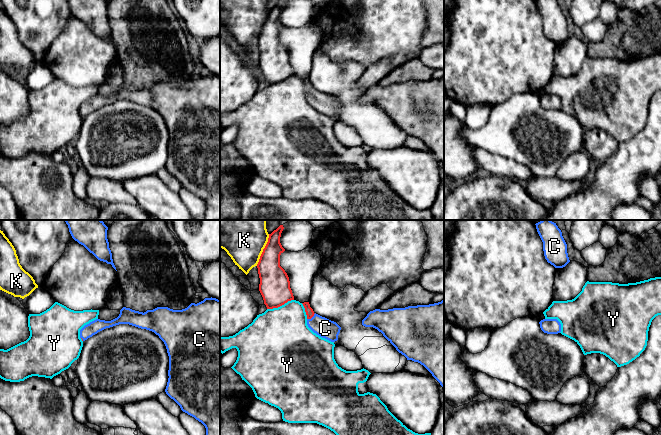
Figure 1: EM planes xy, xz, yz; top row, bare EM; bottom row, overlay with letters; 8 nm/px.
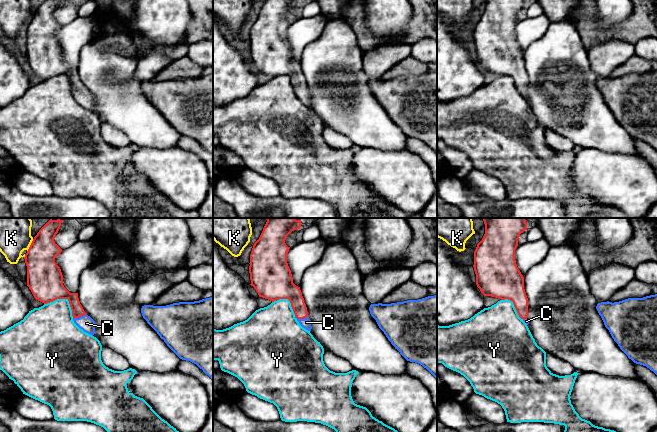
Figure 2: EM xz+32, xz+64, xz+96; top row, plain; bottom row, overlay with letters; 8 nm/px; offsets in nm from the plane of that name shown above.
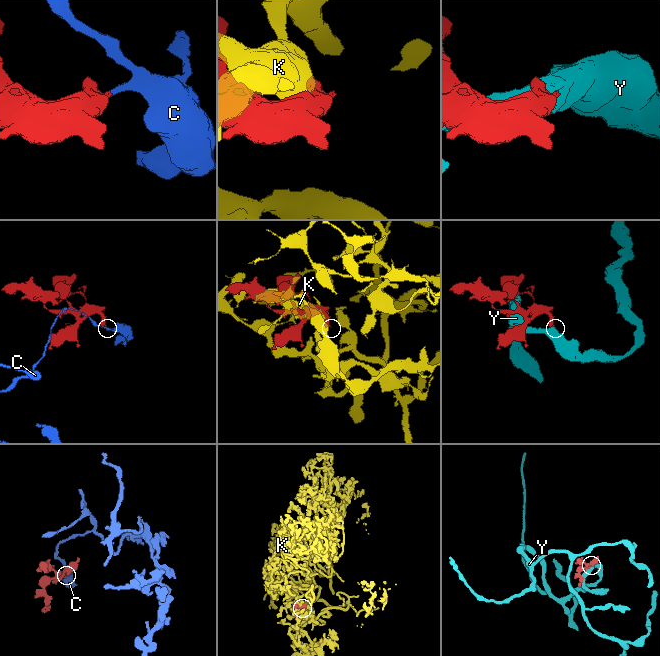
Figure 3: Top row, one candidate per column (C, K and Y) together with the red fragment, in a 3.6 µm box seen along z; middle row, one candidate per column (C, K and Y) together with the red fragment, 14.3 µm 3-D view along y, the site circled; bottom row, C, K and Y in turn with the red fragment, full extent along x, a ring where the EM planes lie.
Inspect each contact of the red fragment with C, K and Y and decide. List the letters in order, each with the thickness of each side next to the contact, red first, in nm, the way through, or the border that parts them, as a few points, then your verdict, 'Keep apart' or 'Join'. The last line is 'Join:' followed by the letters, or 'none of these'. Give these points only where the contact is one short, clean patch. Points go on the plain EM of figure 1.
C: Thickness 70 nm (red) against 160 nm. Path across: xz (309, 87), (311, 93), (325, 104). Join
K: Thickness 220 nm (red) against 320 nm. Keep apart
Y: Thickness 240 nm (red) against 460 nm. Keep apart
Join: C

